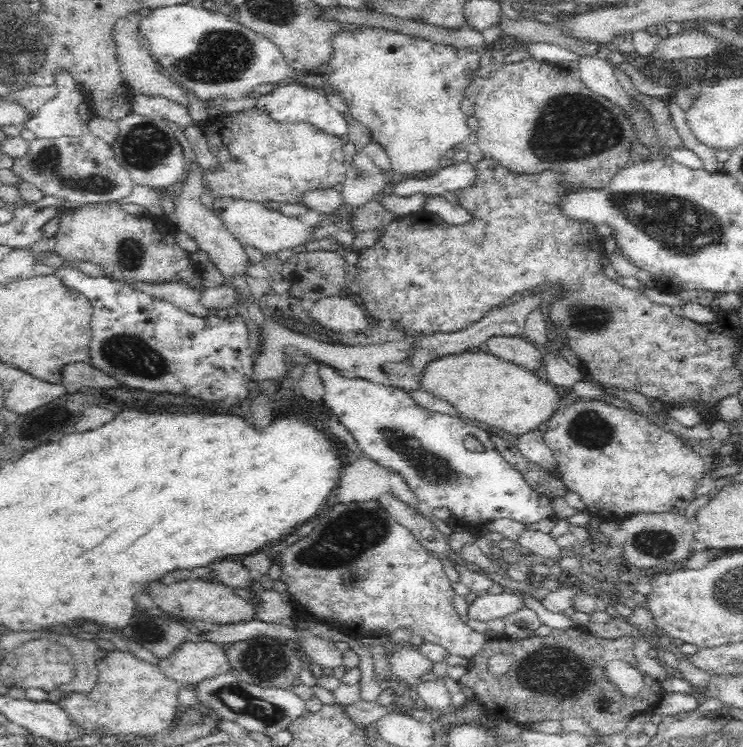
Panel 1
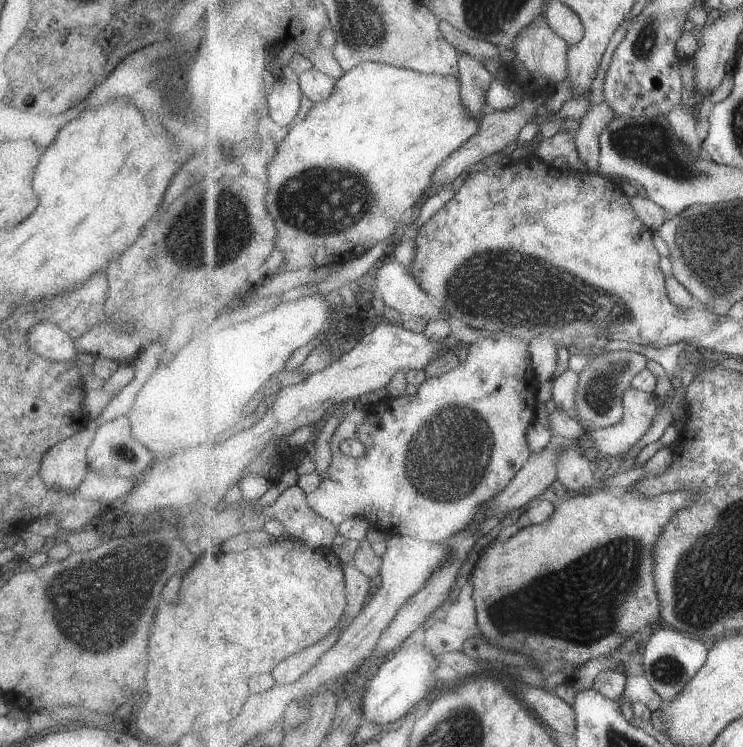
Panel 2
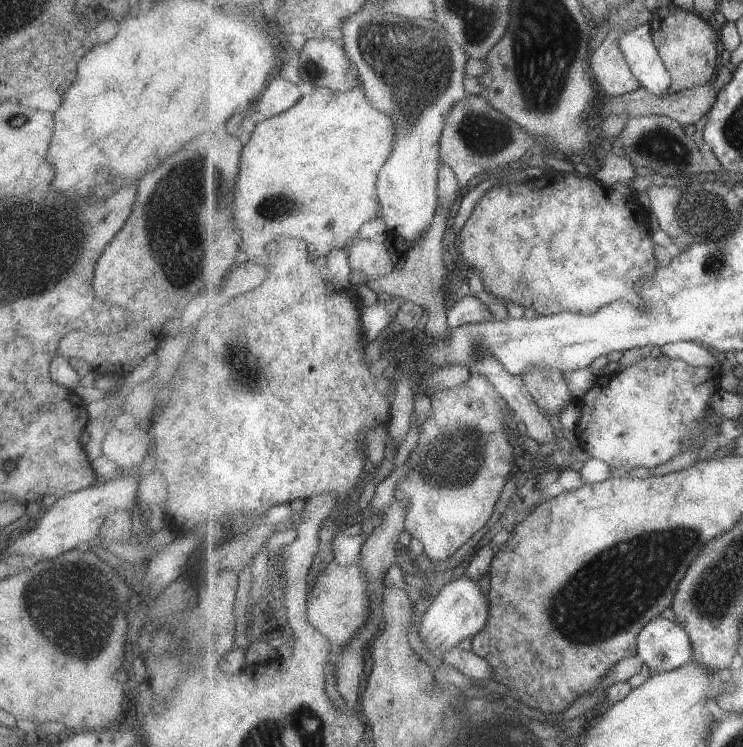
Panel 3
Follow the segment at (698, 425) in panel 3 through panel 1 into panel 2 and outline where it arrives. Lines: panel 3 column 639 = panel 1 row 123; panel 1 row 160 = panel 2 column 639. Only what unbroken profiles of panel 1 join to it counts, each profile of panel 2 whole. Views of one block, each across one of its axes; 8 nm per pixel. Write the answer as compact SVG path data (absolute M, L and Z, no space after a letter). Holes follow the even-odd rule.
M629 387L624 394L624 419L616 425L595 429L585 424L594 446L611 461L634 452L657 414L656 395Z

